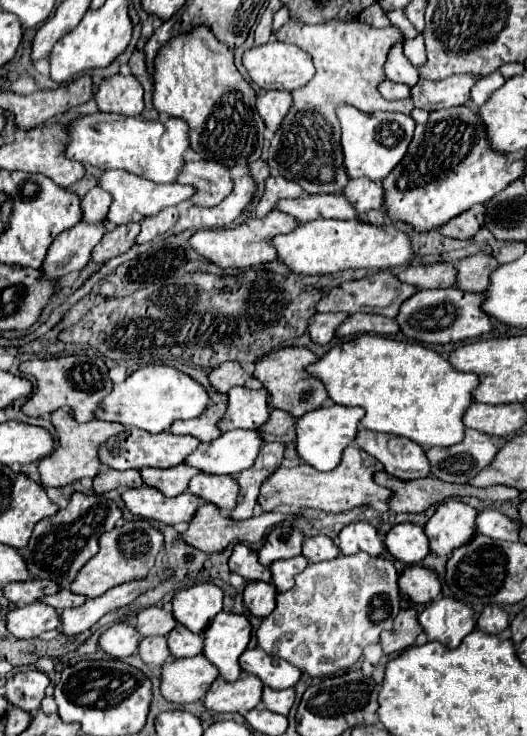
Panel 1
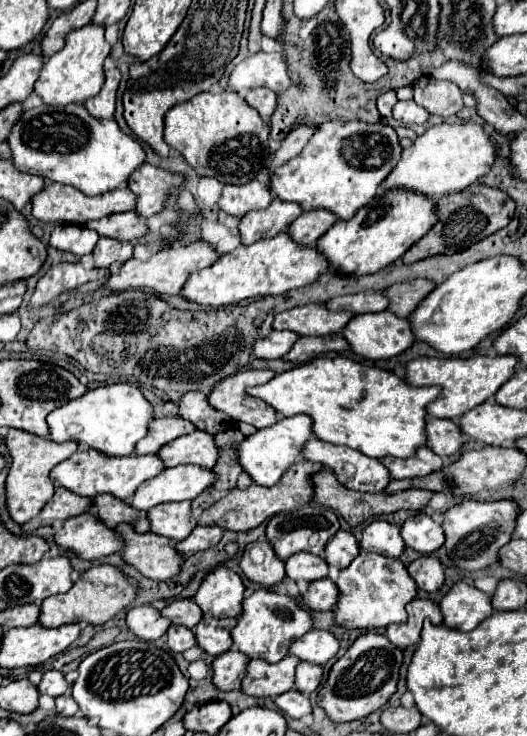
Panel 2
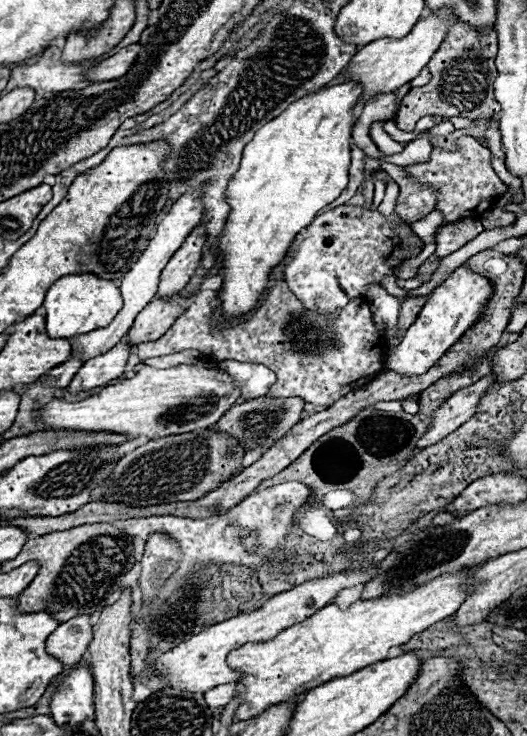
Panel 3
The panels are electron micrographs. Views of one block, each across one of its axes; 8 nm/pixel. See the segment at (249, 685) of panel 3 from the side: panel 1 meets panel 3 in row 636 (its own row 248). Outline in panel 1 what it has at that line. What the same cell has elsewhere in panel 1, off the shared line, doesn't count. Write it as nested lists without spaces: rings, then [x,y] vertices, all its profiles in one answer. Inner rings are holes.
[[[312,220],[298,224],[292,232],[272,238],[276,256],[292,274],[332,274],[356,268],[392,268],[410,264],[412,248],[404,232],[394,224],[374,226],[360,220]]]

